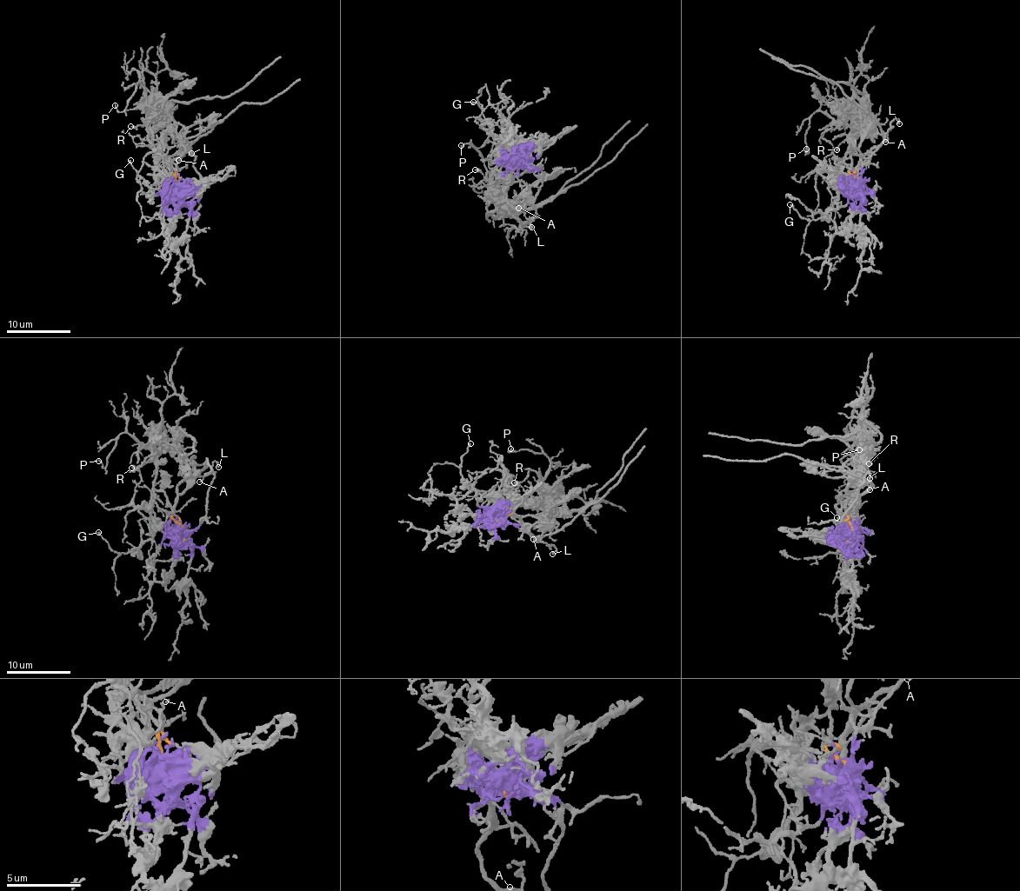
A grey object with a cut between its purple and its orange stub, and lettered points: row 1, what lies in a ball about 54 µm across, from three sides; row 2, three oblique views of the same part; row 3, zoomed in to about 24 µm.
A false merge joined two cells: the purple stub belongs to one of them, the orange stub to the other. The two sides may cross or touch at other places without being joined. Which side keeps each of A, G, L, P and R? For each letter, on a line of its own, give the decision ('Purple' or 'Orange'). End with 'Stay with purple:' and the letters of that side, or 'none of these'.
A: Purple
G: Purple
L: Purple
P: Orange
R: Orange
Stay with purple: A, G, L

